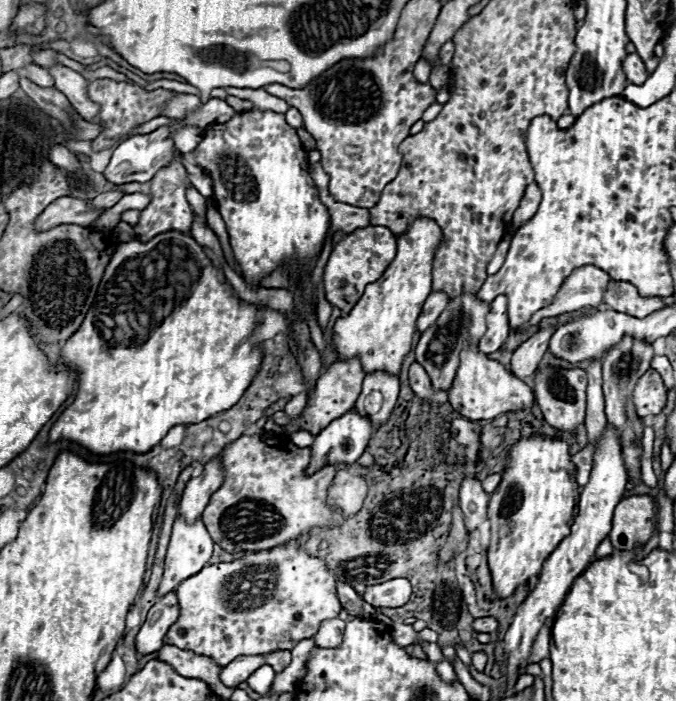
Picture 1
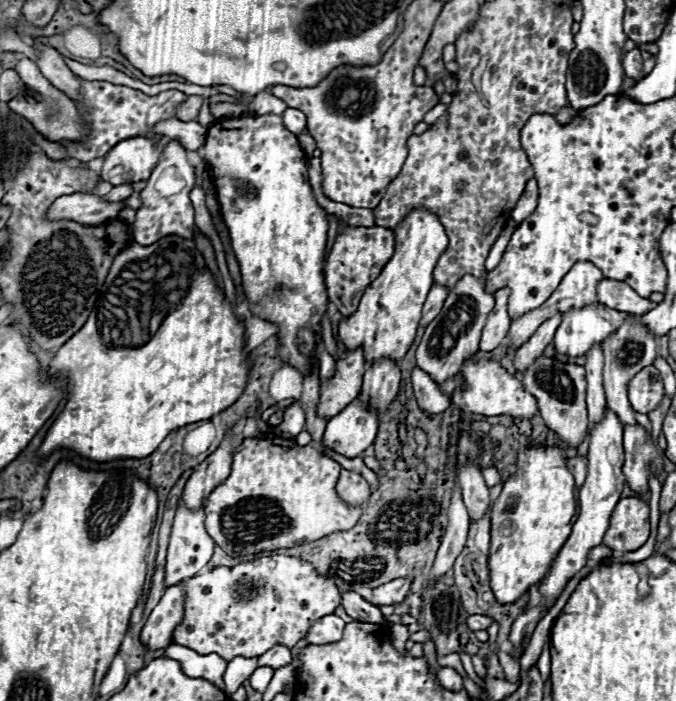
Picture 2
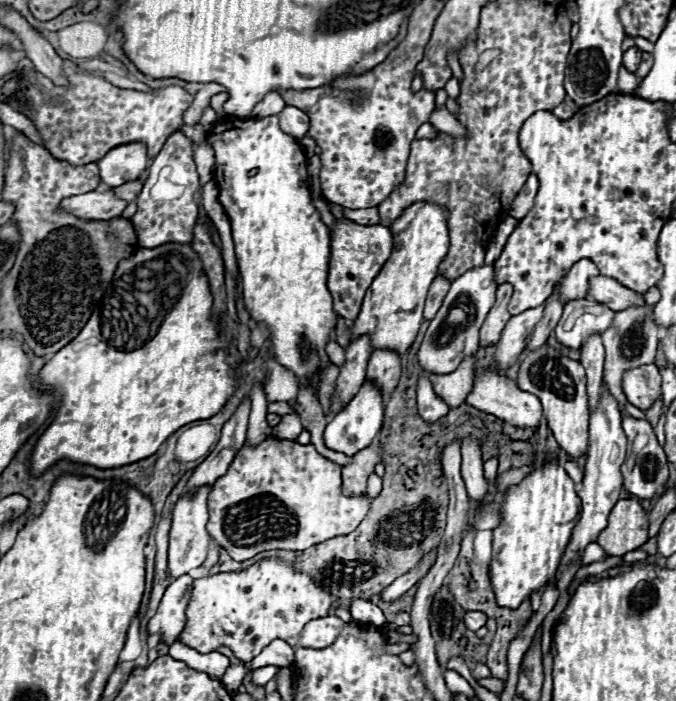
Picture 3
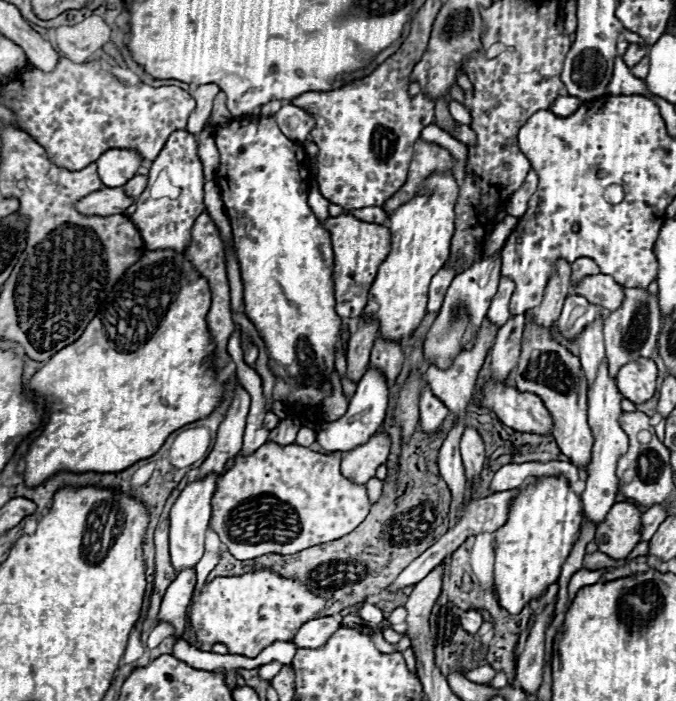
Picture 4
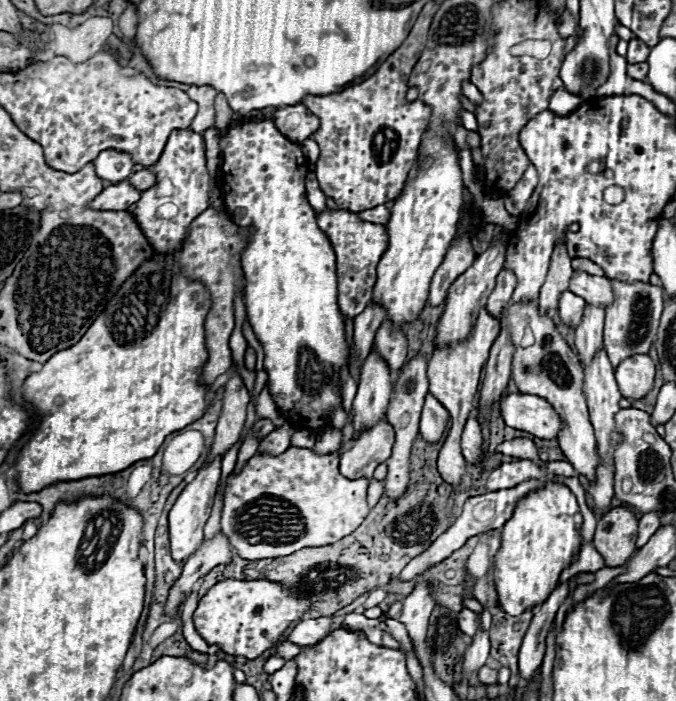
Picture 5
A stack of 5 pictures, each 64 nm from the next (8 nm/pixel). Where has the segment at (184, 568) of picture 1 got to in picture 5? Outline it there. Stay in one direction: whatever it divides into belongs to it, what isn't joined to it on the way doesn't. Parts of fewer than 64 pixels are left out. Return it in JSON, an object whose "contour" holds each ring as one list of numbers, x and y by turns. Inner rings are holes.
{"contour":[[216,458,216,462,210,462,198,472,198,476,180,492,178,500,170,510,170,548,172,548,172,558,180,564,188,562,188,558,192,558,194,552,202,546,204,526,210,518,210,510,218,490,218,480,220,480,220,458]]}

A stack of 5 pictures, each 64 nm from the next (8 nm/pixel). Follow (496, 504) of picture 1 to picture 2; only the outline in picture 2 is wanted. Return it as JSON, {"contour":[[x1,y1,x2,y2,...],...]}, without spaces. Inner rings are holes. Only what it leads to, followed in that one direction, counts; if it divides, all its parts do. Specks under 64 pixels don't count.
{"contour":[[526,446,518,450,516,472,504,480,500,496,490,506,492,544,488,564,498,602,516,602,534,582,544,578,552,558,570,534,576,502,578,488,560,446]]}

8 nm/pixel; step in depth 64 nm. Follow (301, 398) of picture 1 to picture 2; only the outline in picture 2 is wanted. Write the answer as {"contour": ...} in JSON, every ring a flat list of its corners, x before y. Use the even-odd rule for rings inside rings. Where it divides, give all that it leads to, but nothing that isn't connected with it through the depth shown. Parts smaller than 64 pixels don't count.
{"contour":[[296,400,284,410,284,422,276,426,276,430,282,438,294,438,300,430,304,430,304,410,300,400]]}

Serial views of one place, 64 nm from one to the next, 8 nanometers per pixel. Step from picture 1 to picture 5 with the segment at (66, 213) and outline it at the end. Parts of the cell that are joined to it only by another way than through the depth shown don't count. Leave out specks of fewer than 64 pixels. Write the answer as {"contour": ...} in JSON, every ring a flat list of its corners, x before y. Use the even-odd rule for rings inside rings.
{"contour":[[128,180,116,184,116,186,106,186,94,200,90,200,88,208,92,210,126,210,130,204,140,200,140,190,130,186]]}

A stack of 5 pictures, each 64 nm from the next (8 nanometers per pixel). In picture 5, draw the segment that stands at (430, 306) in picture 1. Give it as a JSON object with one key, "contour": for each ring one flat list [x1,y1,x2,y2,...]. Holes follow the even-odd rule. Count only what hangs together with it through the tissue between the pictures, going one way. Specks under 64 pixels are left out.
{"contour":[[468,236,454,238,452,246,448,248,448,254,446,254,444,262,436,270,436,274,432,278,432,284,430,284,428,304,432,308,440,306,444,302,448,286,474,262,474,258,476,258,476,254,474,254,474,250,472,250,472,246,468,242]]}

